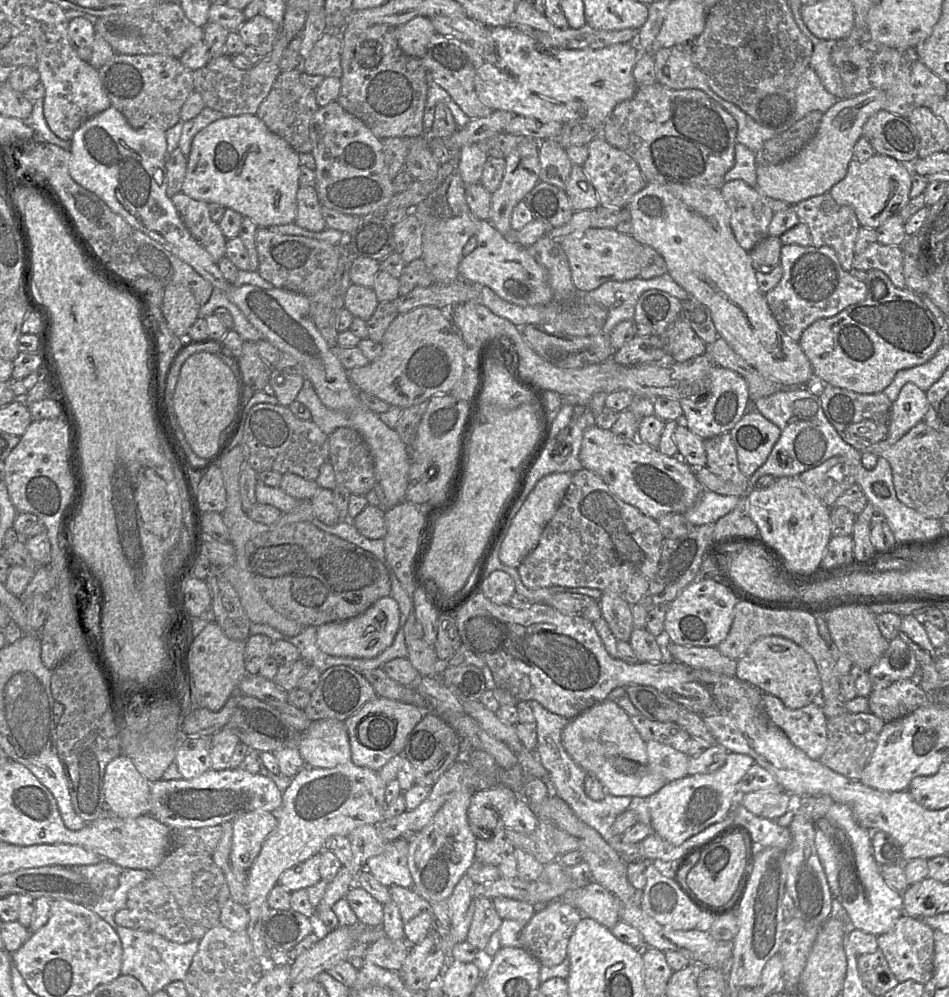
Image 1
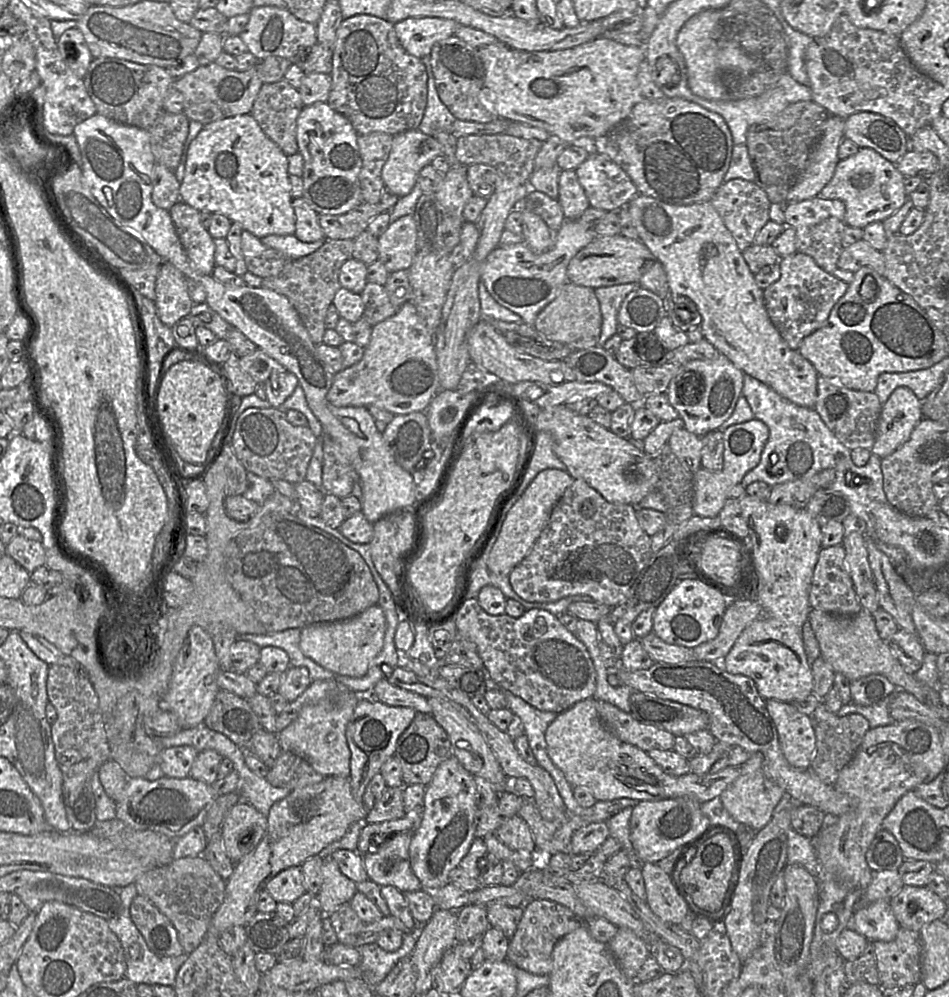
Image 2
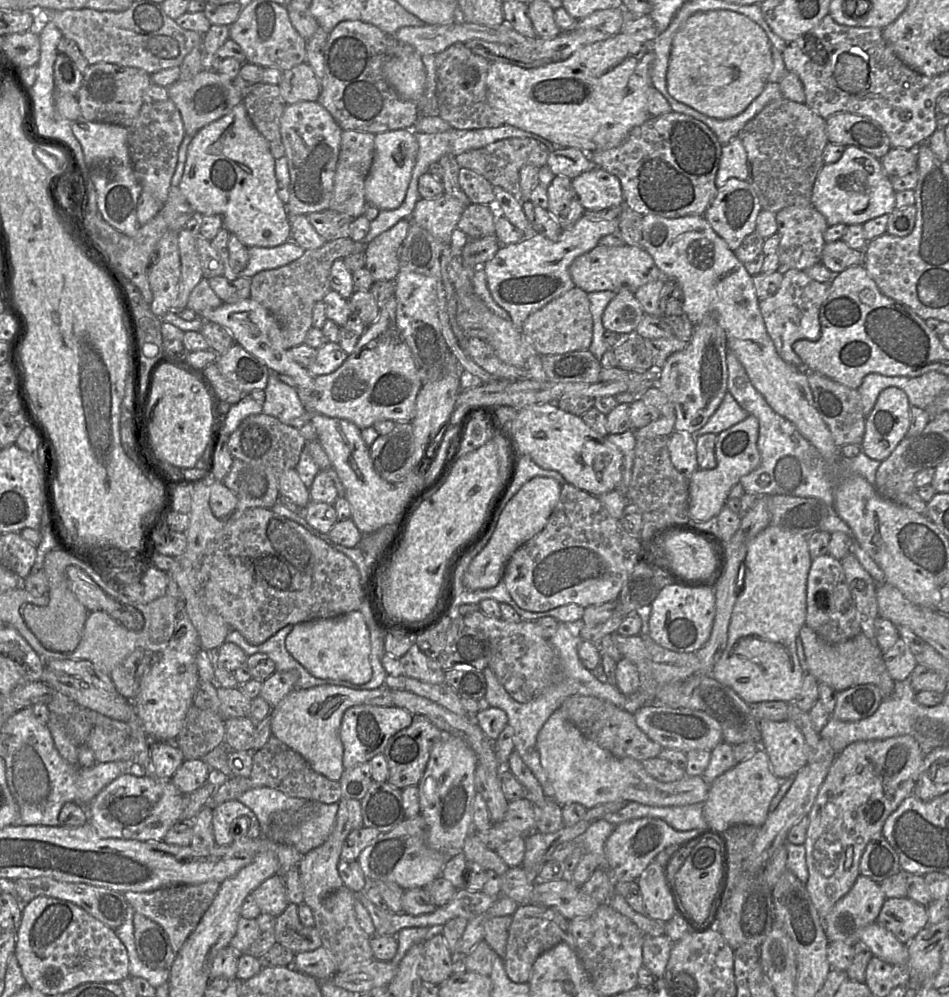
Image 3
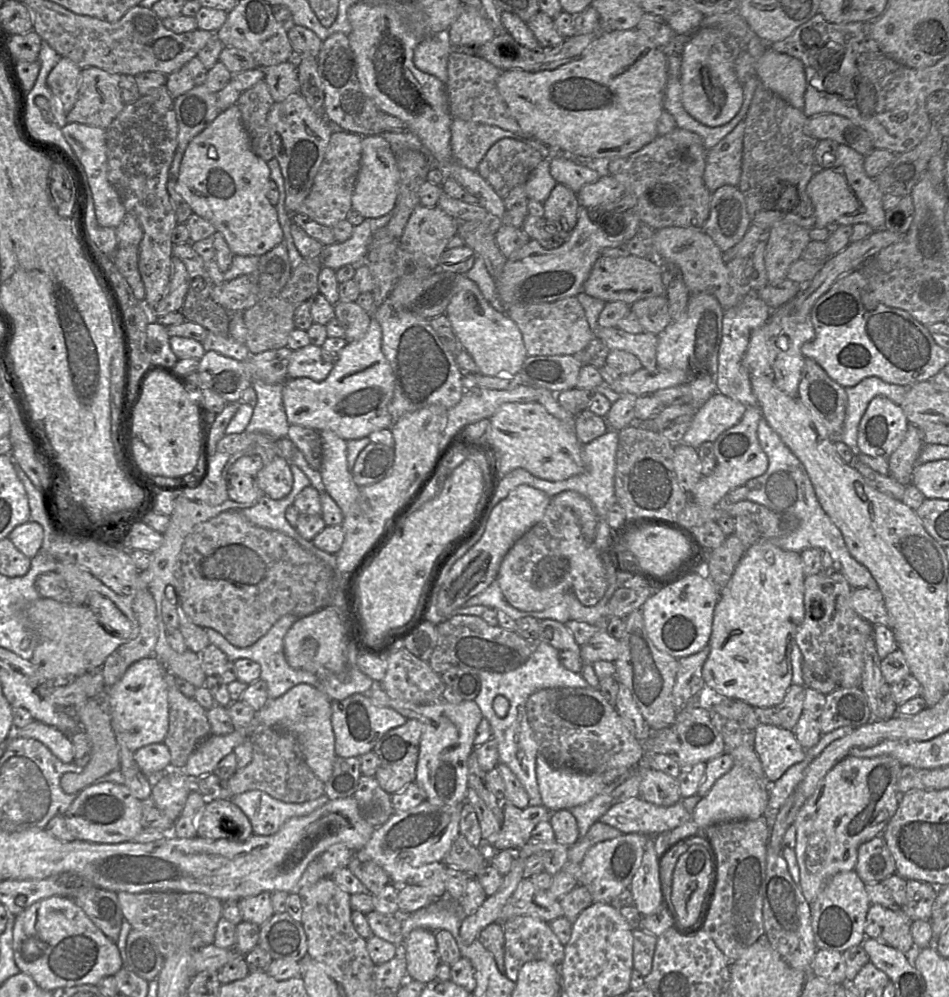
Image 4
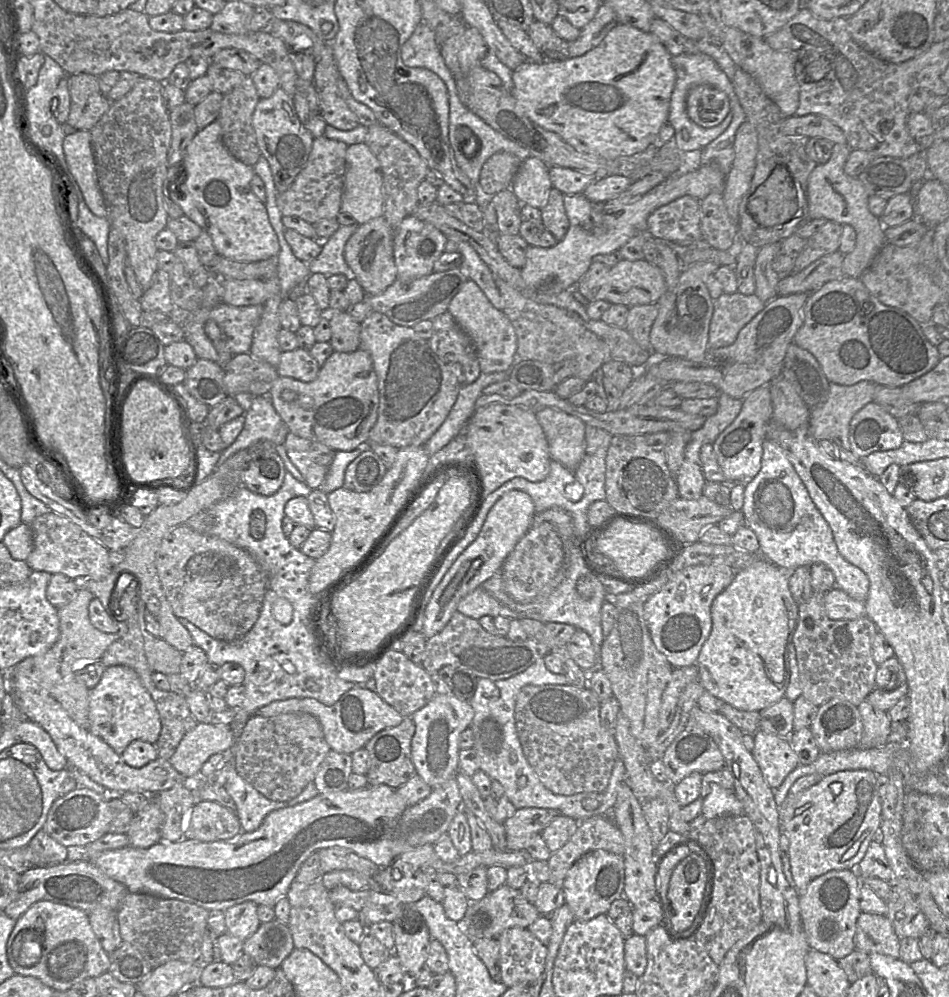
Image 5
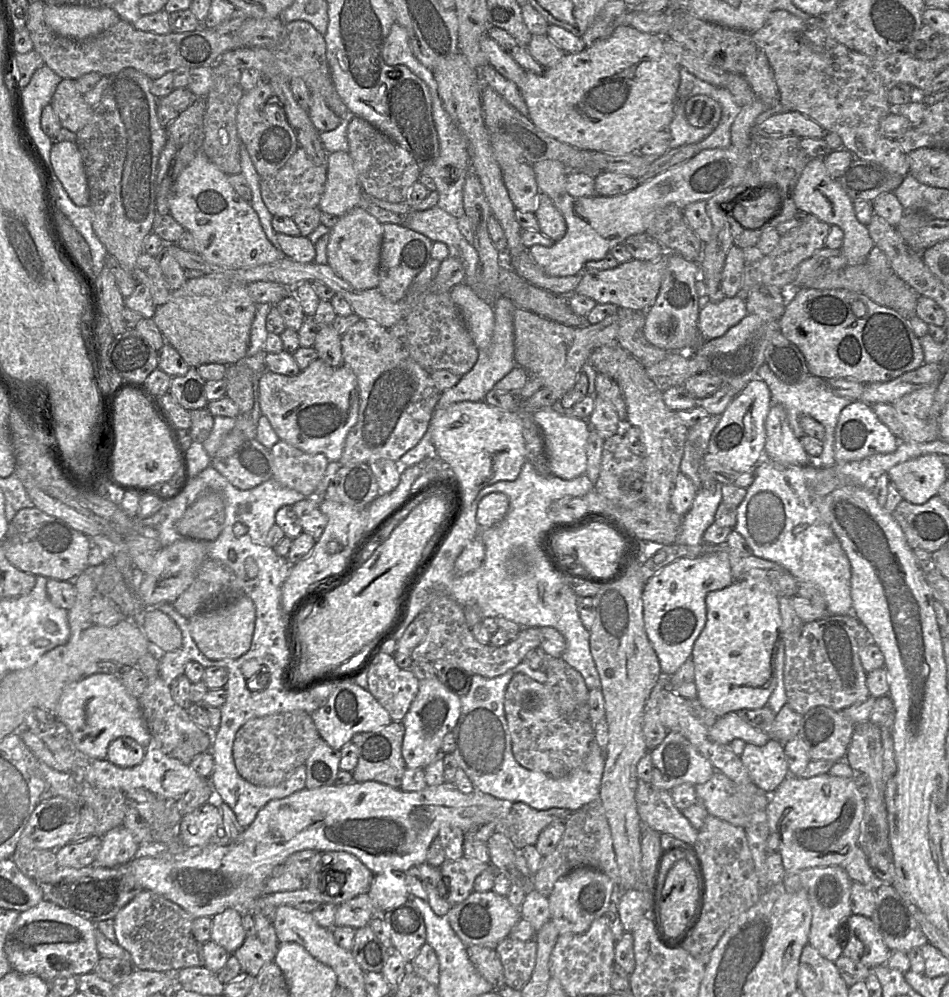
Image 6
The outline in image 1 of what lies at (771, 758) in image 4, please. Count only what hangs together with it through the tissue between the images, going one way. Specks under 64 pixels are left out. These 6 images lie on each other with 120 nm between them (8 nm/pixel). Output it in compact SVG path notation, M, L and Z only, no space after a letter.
M763 693L762 696L764 710L769 719L779 727L790 742L801 749L810 759L818 760L827 747L827 717L823 713L819 701L812 702L799 709L789 709L777 697Z

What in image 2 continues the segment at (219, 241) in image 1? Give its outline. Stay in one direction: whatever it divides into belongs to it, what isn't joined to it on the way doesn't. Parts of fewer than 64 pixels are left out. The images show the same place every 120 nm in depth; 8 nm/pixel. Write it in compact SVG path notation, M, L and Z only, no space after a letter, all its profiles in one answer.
M181 200L169 210L179 240L193 269L203 275L211 275L216 267L215 243L201 223L200 212Z

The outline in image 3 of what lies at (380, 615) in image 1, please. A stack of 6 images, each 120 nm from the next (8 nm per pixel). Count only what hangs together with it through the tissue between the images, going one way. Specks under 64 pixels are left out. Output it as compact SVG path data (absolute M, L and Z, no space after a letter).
M360 611L296 623L286 637L285 647L316 678L344 680L360 685L368 683L372 677L370 633Z

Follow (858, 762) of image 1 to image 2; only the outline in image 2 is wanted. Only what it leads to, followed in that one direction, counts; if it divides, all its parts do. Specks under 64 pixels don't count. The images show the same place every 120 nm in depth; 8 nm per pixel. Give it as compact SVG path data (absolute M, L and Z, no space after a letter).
M820 704L808 715L816 736L816 748L812 756L810 770L825 784L834 785L839 772L854 757L867 731L868 720L860 714L837 716Z

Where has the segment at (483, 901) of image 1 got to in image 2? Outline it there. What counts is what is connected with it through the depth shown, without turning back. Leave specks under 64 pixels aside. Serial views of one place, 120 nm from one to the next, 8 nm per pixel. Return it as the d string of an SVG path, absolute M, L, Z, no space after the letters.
M468 904L458 911L456 941L462 943L476 935L484 935L490 928L487 907Z

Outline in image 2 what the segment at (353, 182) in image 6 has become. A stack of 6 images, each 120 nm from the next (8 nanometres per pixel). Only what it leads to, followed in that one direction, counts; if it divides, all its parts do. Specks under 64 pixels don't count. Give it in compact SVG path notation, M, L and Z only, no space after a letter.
M418 130L394 135L381 172L386 191L399 198L409 194L420 170L436 156L443 156L443 149L434 137Z

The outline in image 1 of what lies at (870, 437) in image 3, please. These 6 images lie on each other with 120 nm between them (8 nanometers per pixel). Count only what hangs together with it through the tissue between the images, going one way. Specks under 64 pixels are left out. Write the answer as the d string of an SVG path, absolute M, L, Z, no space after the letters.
M906 383L892 403L888 433L884 440L889 443L897 442L915 425L924 421L928 407L926 392L913 383Z

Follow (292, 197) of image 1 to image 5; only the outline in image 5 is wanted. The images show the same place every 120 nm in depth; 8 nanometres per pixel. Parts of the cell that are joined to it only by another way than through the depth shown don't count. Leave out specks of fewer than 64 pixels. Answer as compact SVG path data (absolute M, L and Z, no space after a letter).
M218 121L199 130L186 149L182 163L172 167L170 198L181 207L184 215L198 224L212 238L217 253L238 262L256 262L277 256L280 252L278 237L269 221L265 203L258 199L251 188L255 171L253 166L236 159L222 142L222 130Z

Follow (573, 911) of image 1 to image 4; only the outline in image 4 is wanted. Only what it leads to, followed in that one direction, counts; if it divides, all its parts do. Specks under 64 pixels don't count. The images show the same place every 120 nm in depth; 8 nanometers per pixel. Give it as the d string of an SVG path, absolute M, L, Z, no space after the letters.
M515 916L503 923L505 976L517 981L520 969L530 961L543 960L559 966L564 959L564 945L551 930L549 923L531 916Z

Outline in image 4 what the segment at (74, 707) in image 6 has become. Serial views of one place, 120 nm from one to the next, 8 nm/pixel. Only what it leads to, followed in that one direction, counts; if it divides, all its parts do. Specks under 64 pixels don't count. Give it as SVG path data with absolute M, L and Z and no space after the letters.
M153 655L133 663L117 683L107 687L109 714L119 746L123 742L135 752L146 745L163 743L169 728L168 691L174 686L173 677Z

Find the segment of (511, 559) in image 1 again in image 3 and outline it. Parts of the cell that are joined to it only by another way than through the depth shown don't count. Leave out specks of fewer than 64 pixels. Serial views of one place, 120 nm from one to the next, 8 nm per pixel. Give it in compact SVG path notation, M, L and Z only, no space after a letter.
M538 476L527 481L503 508L496 528L486 546L470 562L463 585L470 591L494 588L503 581L506 564L512 554L524 543L540 533L556 507L562 485L551 477Z

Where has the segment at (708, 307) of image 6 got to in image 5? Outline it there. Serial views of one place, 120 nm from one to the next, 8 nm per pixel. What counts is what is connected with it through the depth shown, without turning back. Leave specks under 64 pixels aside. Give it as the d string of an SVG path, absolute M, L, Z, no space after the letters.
M736 291L722 294L713 300L714 311L709 326L708 348L715 349L733 344L740 330L765 307L755 294Z

